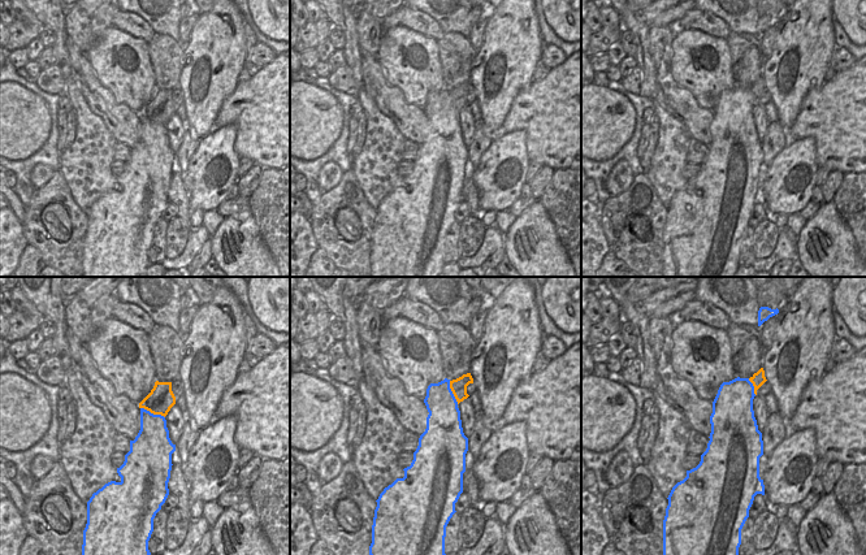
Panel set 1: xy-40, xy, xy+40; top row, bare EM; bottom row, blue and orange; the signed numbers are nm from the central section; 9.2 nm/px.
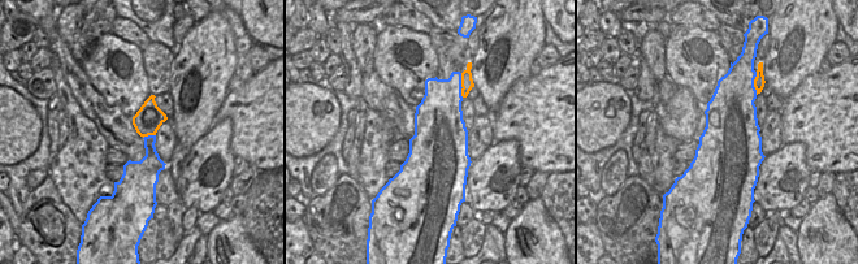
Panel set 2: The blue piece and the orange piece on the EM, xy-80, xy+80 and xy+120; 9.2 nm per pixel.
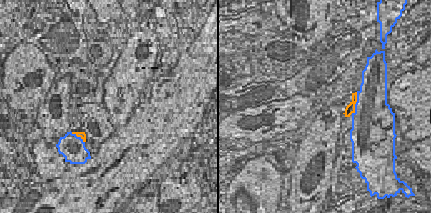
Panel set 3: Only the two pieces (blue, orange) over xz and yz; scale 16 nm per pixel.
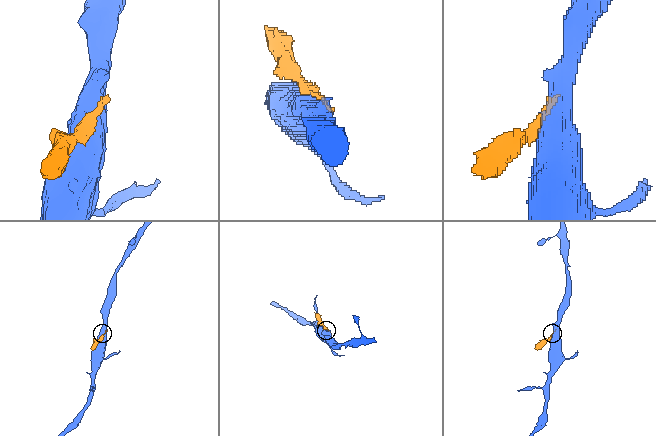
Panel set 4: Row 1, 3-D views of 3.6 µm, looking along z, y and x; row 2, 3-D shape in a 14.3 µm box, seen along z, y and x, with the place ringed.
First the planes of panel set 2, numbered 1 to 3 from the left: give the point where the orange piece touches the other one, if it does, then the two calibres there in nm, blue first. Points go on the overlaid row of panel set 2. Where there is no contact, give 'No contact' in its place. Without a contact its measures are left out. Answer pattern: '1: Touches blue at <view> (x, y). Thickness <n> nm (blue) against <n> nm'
1: Touches blue at xy-80 (148, 135). Thickness 170 nm (blue) against 260 nm
2: Touches blue at xy+80 (460, 85). Thickness 360 nm (blue) against 120 nm
3: Touches blue at xy+120 (753, 83). Thickness 380 nm (blue) against 100 nm

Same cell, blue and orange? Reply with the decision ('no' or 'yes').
no

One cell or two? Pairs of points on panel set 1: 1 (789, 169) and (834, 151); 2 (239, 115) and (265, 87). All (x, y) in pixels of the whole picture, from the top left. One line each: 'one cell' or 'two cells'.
1: two cells
2: one cell

